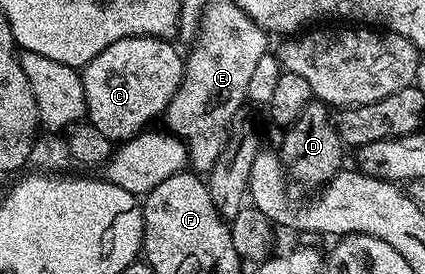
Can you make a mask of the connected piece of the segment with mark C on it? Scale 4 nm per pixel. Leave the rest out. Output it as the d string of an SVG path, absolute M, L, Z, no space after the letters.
M134 35L113 41L93 61L81 68L87 113L86 122L98 135L112 141L132 139L162 116L183 84L185 59L168 40L153 35Z

